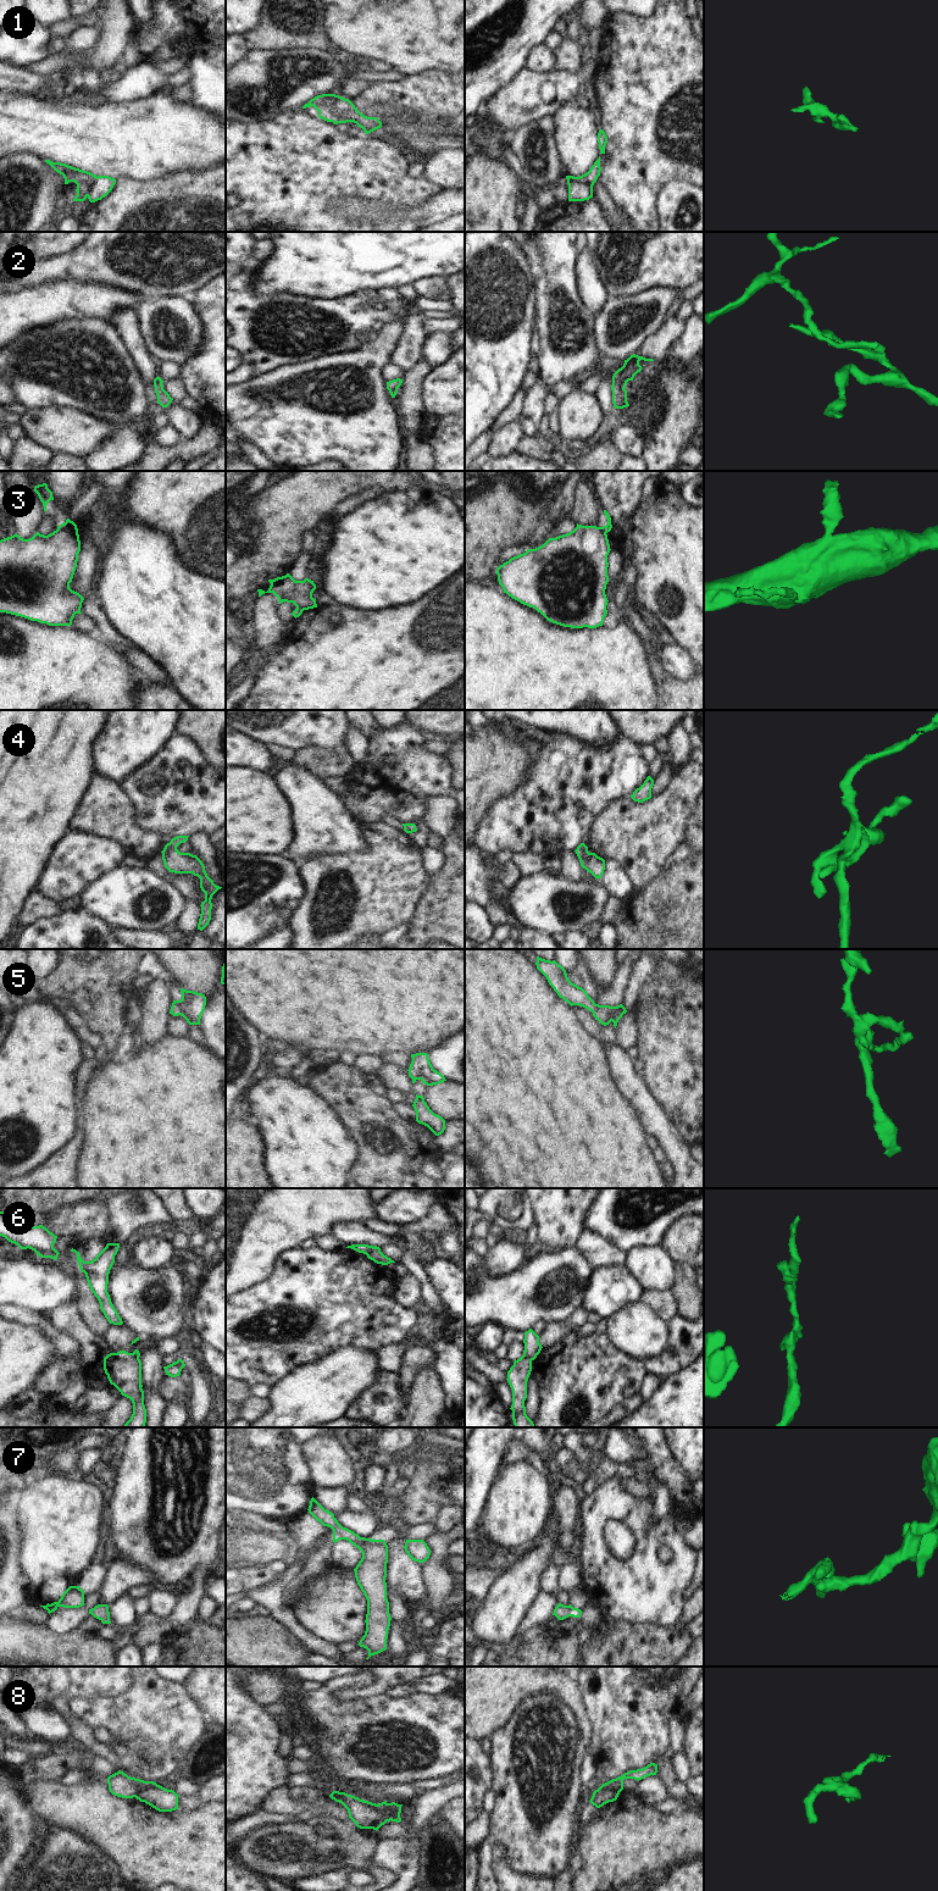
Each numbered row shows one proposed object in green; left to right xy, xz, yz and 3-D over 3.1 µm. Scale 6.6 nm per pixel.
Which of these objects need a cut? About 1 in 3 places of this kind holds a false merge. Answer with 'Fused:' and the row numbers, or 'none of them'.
Fused: 1, 3, 6, 8

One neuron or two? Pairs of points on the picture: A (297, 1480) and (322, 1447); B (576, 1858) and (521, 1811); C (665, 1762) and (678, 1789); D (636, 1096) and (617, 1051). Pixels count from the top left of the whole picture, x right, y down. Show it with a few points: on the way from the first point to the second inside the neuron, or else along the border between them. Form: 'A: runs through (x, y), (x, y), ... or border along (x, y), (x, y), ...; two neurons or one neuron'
A: border along (306, 1440), (300, 1445), (300, 1452), (315, 1486); two neurons
B: border along (572, 1853), (569, 1867); two neurons
C: runs through (665, 1768), (672, 1783); one neuron
D: runs through (632, 1085), (625, 1076), (620, 1062); one neuron

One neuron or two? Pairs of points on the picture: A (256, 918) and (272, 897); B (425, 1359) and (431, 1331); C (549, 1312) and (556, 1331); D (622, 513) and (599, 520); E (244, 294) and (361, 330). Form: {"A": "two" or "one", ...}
{"A": "one", "B": "two", "C": "two", "D": "two", "E": "one"}

